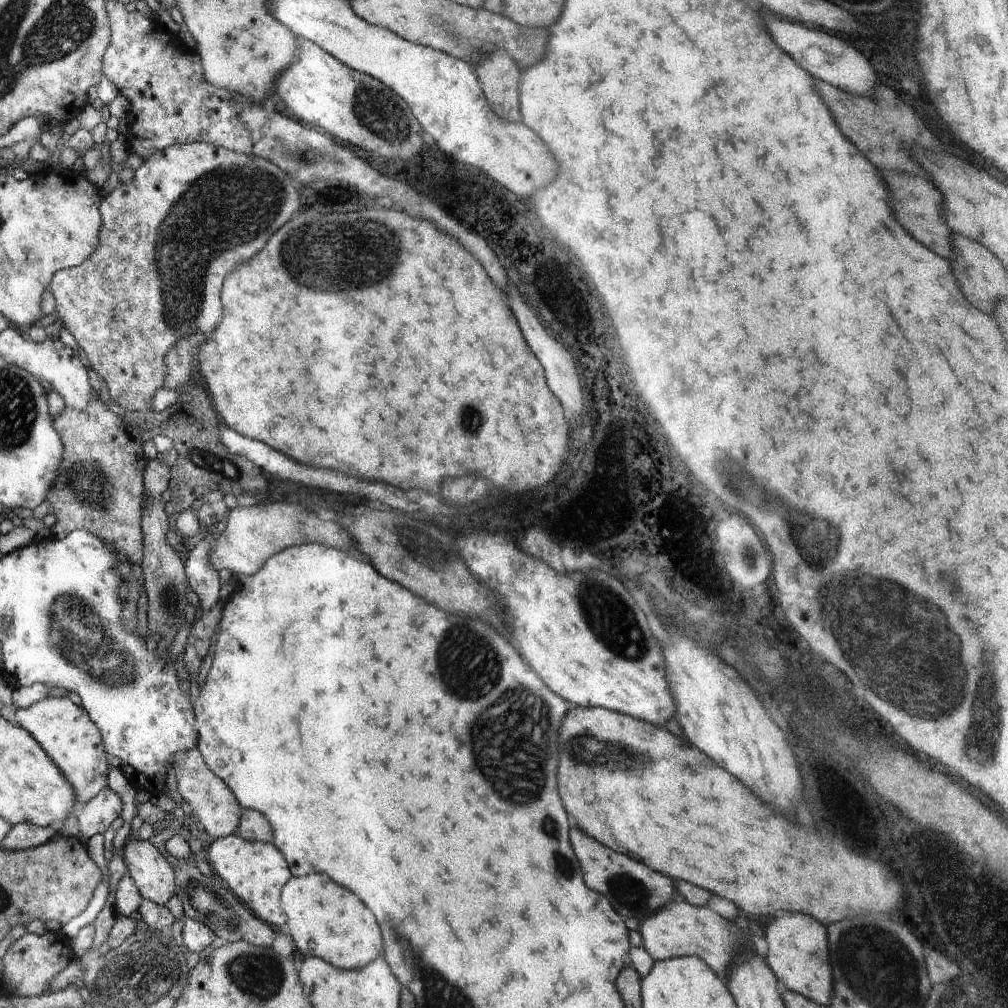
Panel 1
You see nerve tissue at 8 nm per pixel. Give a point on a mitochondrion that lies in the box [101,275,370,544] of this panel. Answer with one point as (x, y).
(200, 457)

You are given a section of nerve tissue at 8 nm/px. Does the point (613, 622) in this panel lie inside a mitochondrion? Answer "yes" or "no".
yes

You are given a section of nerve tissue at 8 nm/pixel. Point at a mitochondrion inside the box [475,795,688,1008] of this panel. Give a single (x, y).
(627, 889)

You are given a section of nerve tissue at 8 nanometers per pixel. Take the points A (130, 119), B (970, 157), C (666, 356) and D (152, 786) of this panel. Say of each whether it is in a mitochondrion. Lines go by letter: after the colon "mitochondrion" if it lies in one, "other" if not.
A: other
B: other
C: mitochondrion
D: other

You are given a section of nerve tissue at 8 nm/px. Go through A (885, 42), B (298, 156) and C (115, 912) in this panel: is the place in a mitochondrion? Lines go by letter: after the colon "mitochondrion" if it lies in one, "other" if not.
A: other
B: mitochondrion
C: other

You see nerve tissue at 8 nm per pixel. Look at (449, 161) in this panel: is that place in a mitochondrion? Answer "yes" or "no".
no

